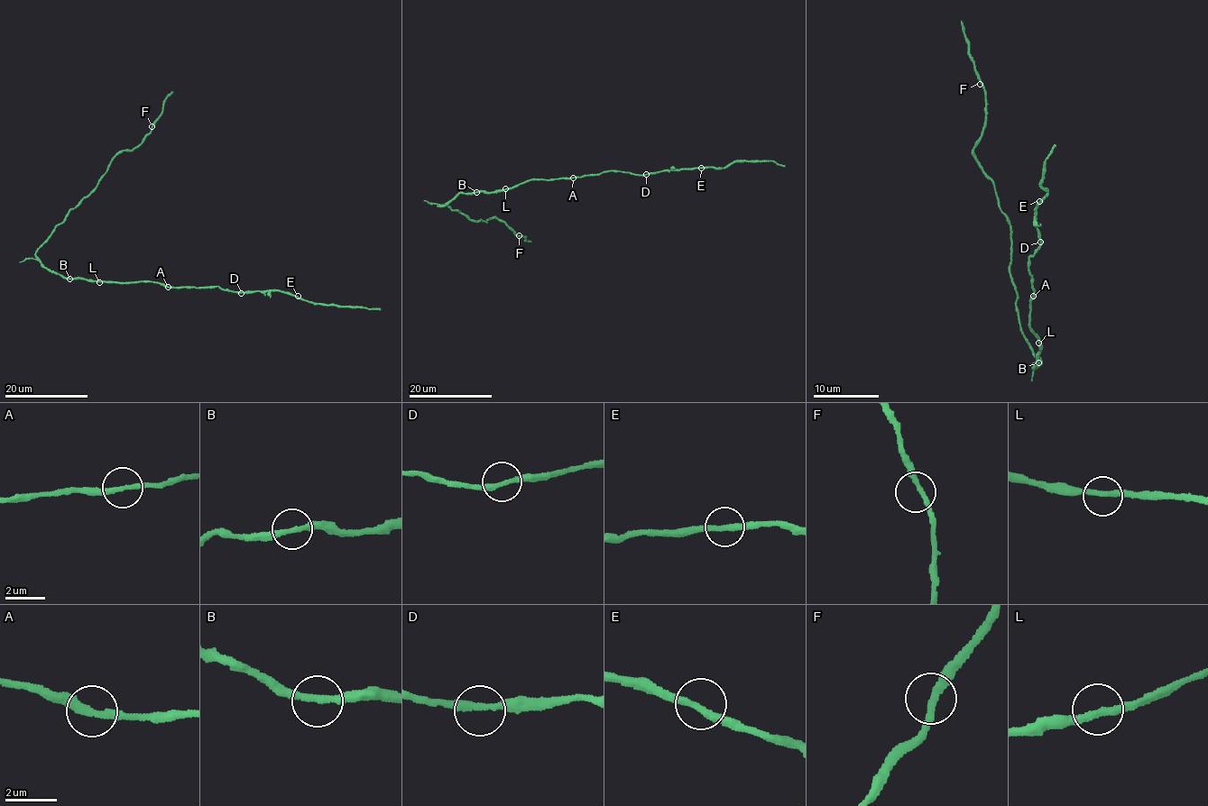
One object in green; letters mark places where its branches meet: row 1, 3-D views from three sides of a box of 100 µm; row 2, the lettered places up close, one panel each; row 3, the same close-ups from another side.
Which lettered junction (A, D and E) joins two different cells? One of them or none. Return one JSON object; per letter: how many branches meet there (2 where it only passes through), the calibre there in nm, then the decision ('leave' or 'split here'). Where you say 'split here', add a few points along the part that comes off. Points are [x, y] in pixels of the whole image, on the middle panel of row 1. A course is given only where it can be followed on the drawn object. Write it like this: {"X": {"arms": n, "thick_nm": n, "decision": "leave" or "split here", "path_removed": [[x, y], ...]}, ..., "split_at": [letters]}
{"A": {"arms": 2, "thick_nm": 280, "decision": "leave"}, "D": {"arms": 2, "thick_nm": 240, "decision": "leave"}, "E": {"arms": 2, "thick_nm": 280, "decision": "leave"}, "split_at": []}

